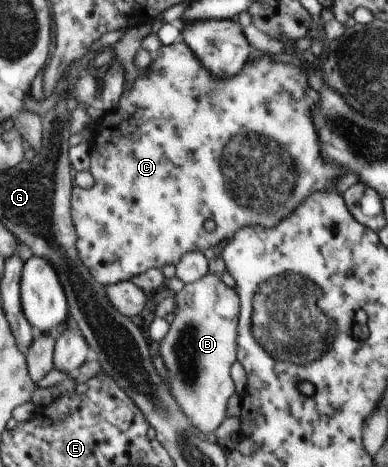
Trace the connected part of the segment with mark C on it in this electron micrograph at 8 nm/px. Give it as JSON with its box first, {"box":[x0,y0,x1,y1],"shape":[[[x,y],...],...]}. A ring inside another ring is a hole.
{"box":[70,39,341,286],"shape":[[[178,39],[172,44],[159,46],[146,71],[139,73],[128,89],[122,90],[113,110],[102,110],[101,116],[93,121],[90,130],[88,171],[93,177],[93,185],[87,189],[74,186],[70,199],[70,216],[76,232],[78,256],[91,272],[91,276],[100,285],[105,286],[119,281],[129,281],[131,277],[143,274],[149,269],[160,270],[166,264],[175,266],[188,252],[202,253],[203,250],[214,246],[218,249],[243,227],[273,228],[283,218],[286,219],[286,216],[290,215],[310,194],[333,190],[341,170],[335,164],[323,162],[319,154],[319,140],[309,112],[311,106],[305,102],[307,87],[307,78],[297,66],[293,66],[293,63],[274,62],[265,53],[258,58],[245,61],[237,74],[218,79],[199,62],[198,57],[191,52],[183,40]],[[207,218],[215,222],[215,229],[212,232],[206,232],[203,228],[203,222]]]}

